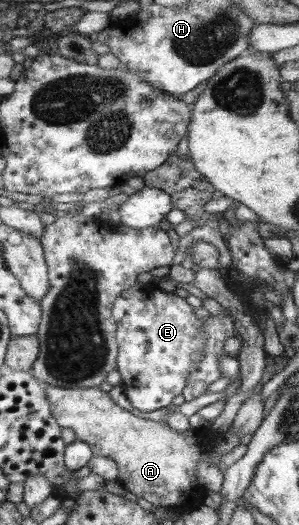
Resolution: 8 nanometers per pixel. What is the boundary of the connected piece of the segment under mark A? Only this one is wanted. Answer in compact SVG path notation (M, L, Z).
M44 384L44 387L59 425L72 428L75 436L89 444L96 456L117 462L119 477L116 480L124 490L144 498L159 509L179 507L188 502L188 494L198 486L196 464L202 454L208 454L211 465L224 472L247 451L247 446L240 443L230 452L219 454L217 442L222 440L222 434L214 433L208 425L206 434L202 428L190 427L186 432L172 430L166 422L144 419L120 408L112 401L109 393L100 387L77 389L51 384Z

